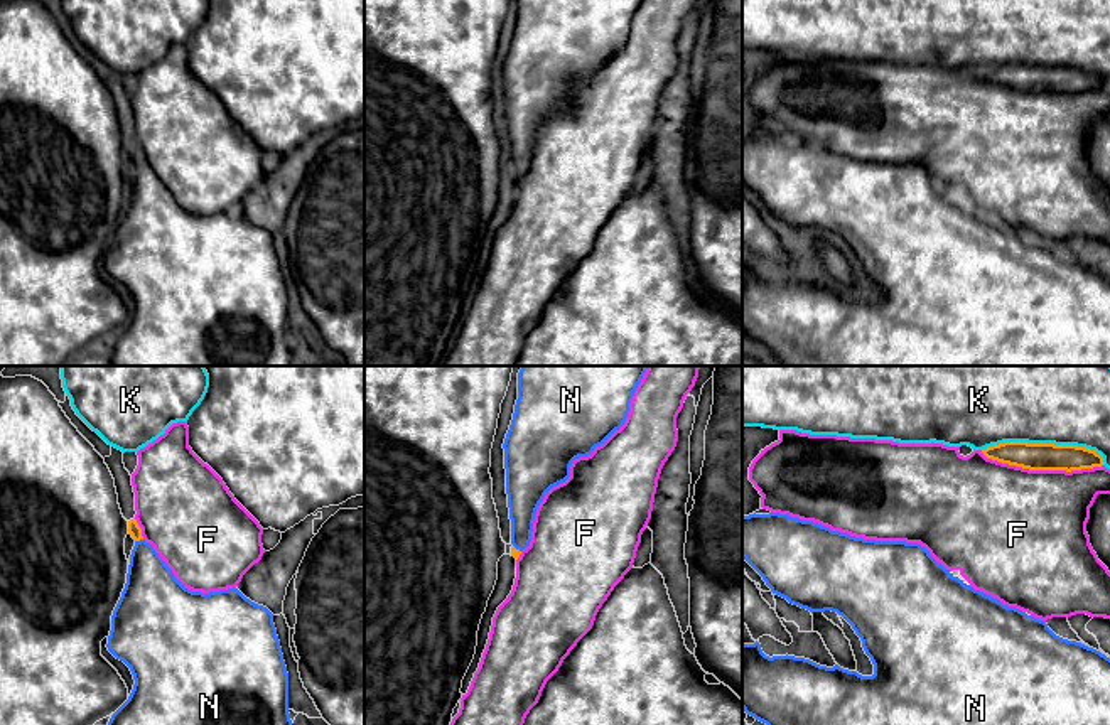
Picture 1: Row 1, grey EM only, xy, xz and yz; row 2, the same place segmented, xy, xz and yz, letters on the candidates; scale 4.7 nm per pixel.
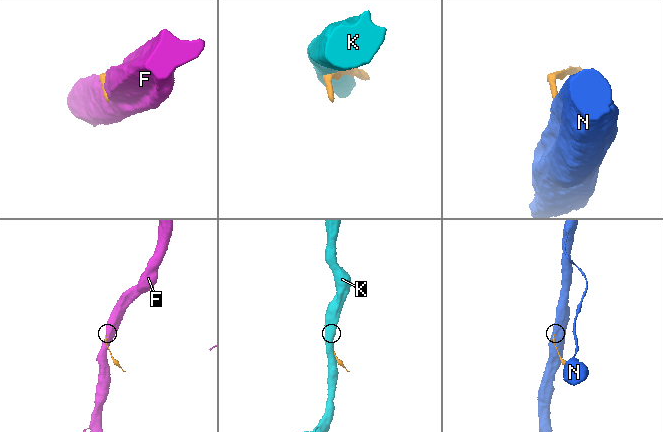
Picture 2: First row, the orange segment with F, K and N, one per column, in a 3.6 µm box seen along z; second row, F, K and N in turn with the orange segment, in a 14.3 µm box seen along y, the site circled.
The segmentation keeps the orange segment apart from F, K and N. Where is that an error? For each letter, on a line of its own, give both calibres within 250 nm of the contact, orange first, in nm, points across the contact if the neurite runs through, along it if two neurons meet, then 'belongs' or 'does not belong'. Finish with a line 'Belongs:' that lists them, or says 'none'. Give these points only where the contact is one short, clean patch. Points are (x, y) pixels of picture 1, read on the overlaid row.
F: 130 nm thick on the orange side, 480 nm on the other; does not belong
K: 130 nm thick on the orange side, 500 nm on the other; does not belong
N: 60 nm thick on the orange side, 260 nm on the other; runs through xy (134, 528), (139, 540), (152, 590); belongs
Belongs: N

